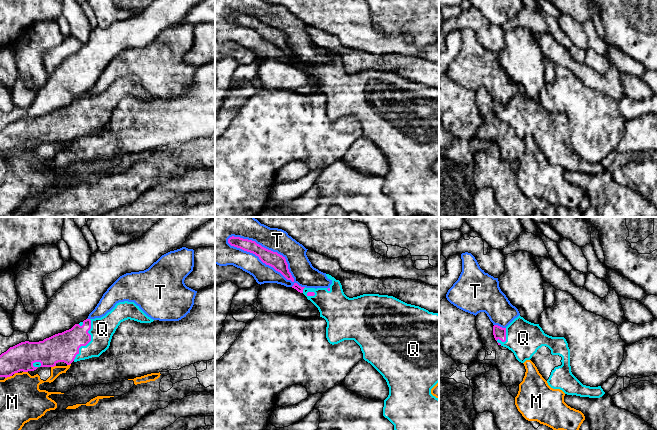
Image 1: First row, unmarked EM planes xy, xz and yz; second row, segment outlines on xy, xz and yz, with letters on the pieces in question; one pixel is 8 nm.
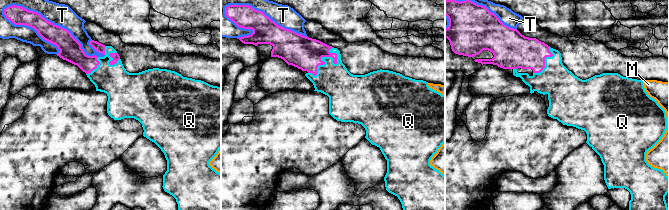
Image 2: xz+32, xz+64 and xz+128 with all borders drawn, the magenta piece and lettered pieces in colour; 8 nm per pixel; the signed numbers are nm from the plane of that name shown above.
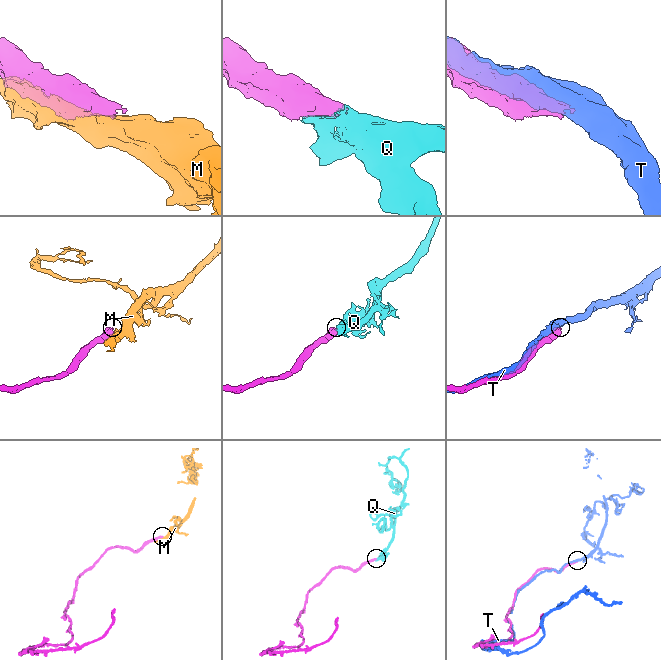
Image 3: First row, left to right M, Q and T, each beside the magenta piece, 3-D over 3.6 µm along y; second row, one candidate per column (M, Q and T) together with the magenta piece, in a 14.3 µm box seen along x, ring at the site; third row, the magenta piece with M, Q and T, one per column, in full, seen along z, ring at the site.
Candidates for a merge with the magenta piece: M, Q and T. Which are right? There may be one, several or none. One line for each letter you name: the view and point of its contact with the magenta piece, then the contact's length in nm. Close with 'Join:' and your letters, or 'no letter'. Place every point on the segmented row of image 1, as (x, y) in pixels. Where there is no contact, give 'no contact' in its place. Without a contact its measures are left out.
Q: xy (89, 341) | 360 nm
Join: Q

